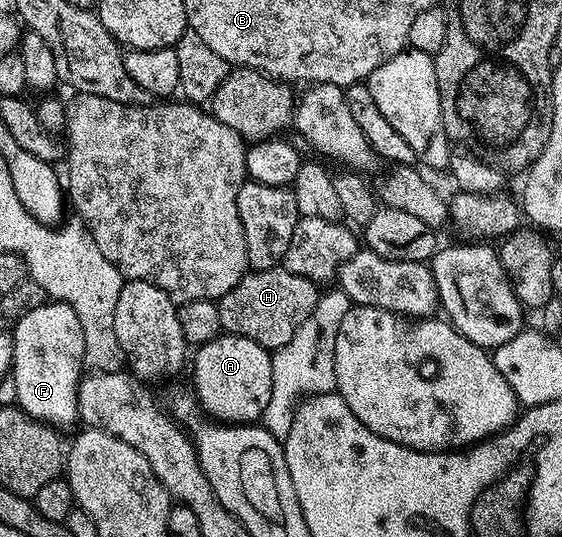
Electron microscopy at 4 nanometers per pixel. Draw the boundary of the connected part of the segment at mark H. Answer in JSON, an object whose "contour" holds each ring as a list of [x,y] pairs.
{"contour":[[[284,266],[269,268],[263,272],[247,271],[228,294],[217,300],[222,332],[231,336],[243,336],[268,350],[277,350],[288,343],[292,334],[316,310],[320,295],[319,285],[308,278],[289,272]]]}

